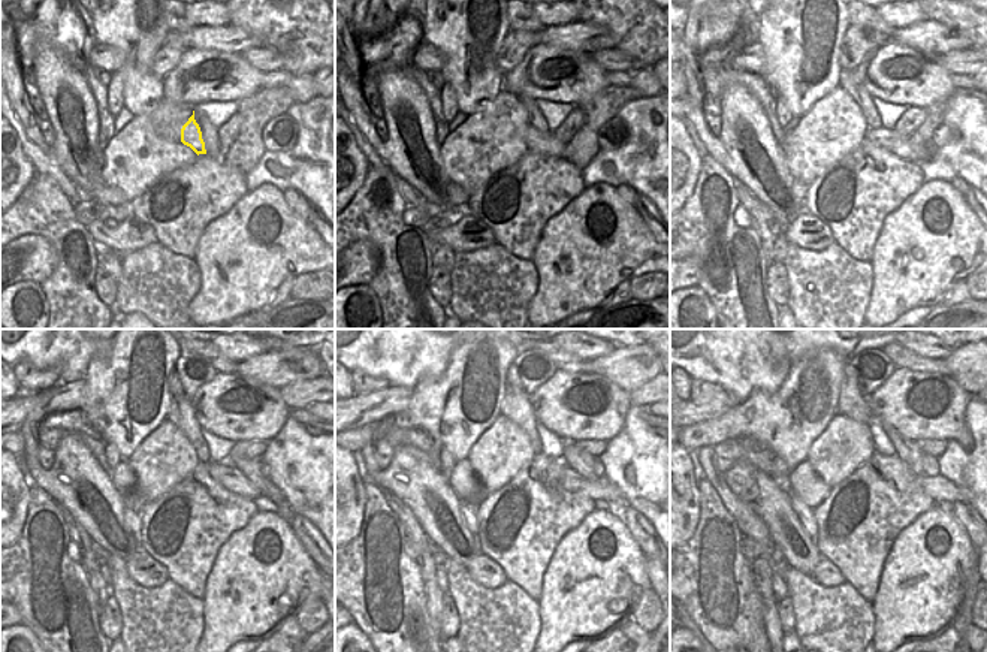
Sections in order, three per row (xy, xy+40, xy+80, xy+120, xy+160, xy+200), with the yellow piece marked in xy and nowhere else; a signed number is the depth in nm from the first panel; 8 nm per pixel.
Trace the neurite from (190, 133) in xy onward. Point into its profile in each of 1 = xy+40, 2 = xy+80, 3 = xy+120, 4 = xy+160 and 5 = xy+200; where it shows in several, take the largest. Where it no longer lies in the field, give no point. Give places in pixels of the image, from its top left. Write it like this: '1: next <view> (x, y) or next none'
1: next xy+40 (546, 144)
2: next xy+80 (889, 139)
3: next xy+120 (232, 479)
4: next xy+160 (570, 479)
5: next xy+200 (935, 492)

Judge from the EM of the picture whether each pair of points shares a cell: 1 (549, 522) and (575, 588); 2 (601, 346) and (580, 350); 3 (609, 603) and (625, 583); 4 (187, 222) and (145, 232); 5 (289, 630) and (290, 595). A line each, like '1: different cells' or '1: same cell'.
1: different cells
2: same cell
3: same cell
4: different cells
5: different cells

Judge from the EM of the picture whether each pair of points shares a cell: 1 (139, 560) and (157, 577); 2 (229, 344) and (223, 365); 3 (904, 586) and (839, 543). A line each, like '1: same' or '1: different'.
1: same
2: different
3: different

